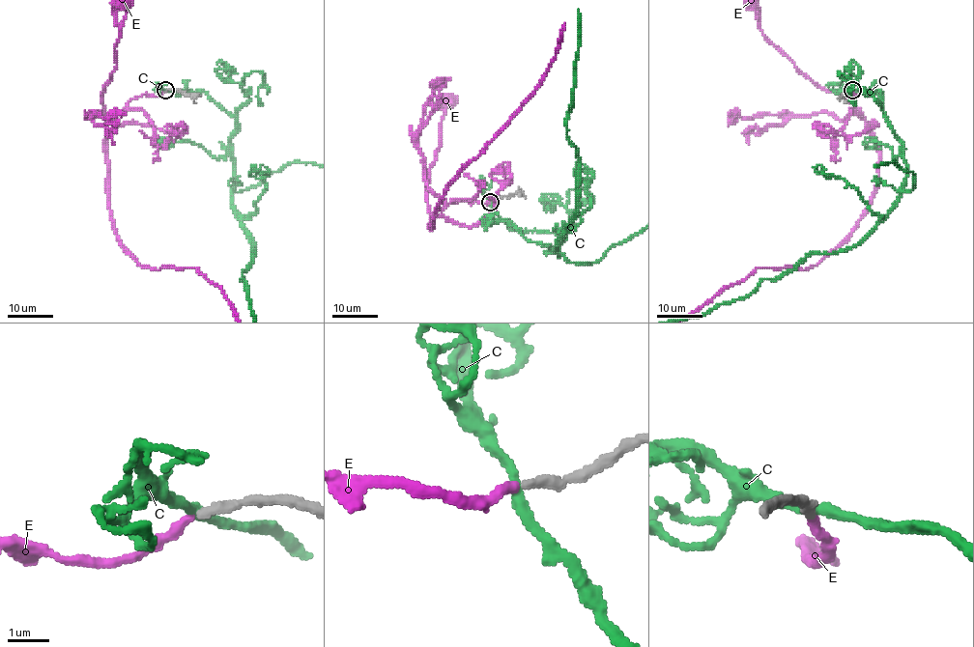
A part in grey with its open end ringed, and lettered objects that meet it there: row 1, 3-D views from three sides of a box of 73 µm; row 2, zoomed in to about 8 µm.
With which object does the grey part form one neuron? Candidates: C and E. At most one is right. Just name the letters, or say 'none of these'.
E

